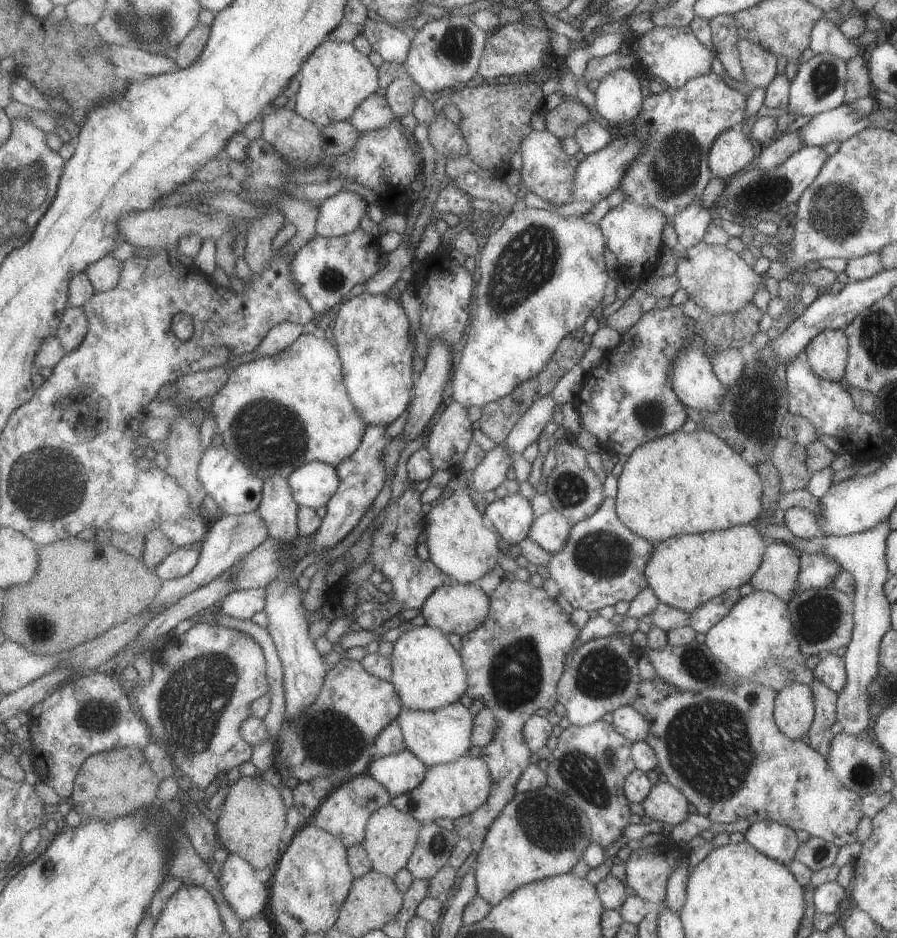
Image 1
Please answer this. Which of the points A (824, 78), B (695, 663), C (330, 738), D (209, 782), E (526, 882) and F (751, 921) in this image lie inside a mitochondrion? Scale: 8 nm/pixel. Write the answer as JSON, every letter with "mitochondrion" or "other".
{"A":"mitochondrion","B":"mitochondrion","C":"mitochondrion","D":"other","E":"other","F":"other"}

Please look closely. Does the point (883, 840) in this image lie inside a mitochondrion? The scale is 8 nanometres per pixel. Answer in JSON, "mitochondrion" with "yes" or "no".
{"mitochondrion":"no"}

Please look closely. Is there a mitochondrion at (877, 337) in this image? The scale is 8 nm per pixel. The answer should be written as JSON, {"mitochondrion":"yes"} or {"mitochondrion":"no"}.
{"mitochondrion":"yes"}

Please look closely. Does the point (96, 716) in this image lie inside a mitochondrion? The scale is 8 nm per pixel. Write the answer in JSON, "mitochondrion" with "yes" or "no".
{"mitochondrion":"yes"}

